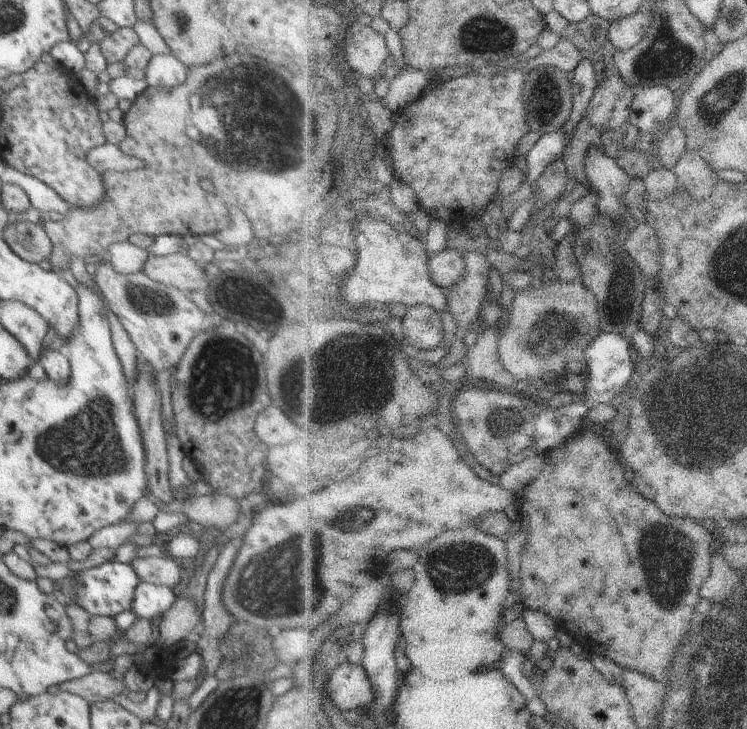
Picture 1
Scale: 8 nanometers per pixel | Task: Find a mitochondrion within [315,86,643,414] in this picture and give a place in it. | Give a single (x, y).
(562, 325)

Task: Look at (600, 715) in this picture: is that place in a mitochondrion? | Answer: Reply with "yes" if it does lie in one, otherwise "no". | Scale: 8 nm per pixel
no

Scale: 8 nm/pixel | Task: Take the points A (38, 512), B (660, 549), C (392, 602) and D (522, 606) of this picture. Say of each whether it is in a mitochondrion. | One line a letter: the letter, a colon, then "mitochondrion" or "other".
A: other
B: mitochondrion
C: other
D: other

